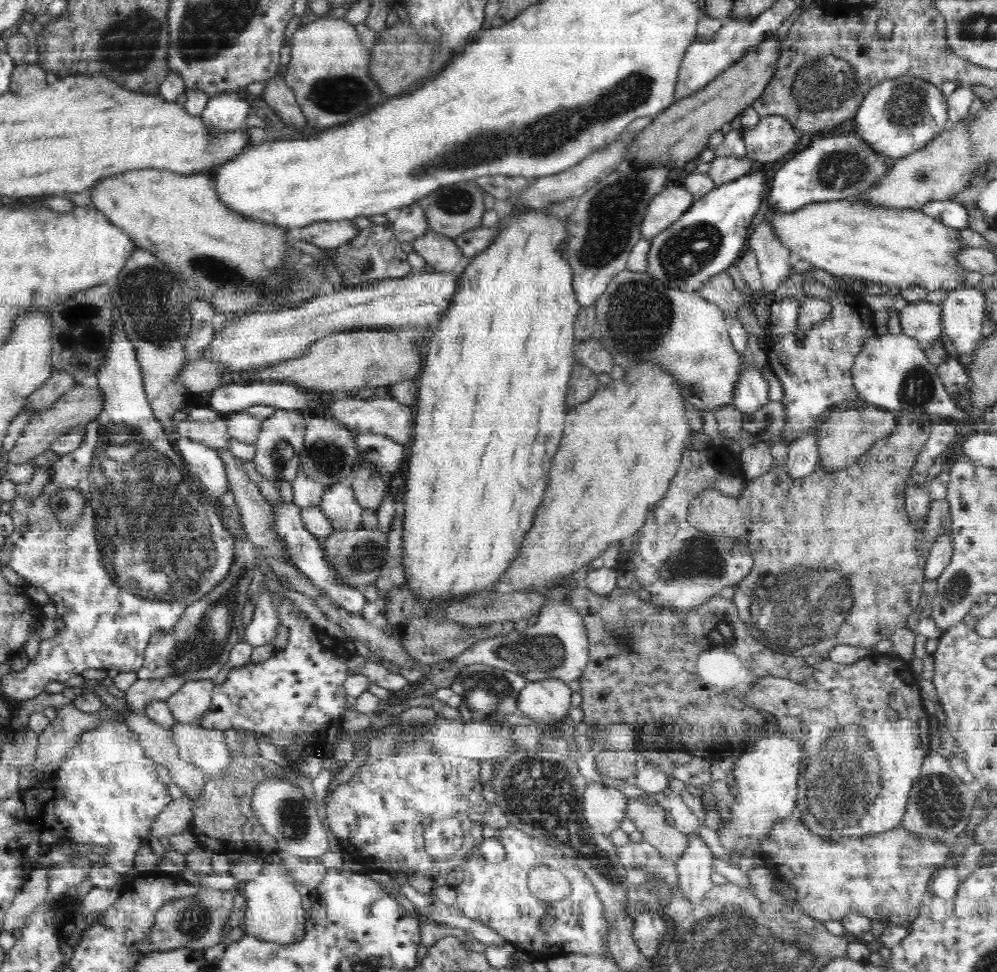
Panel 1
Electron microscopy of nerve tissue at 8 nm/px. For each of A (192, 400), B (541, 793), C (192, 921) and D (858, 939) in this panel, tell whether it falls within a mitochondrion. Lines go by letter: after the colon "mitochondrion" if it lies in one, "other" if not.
A: other
B: mitochondrion
C: mitochondrion
D: other

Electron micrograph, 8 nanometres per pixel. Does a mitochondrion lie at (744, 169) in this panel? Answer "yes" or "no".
no

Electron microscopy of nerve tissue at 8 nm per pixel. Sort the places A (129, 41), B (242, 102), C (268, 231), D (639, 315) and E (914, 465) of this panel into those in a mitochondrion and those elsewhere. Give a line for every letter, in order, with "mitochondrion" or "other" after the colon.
A: mitochondrion
B: other
C: other
D: mitochondrion
E: other

